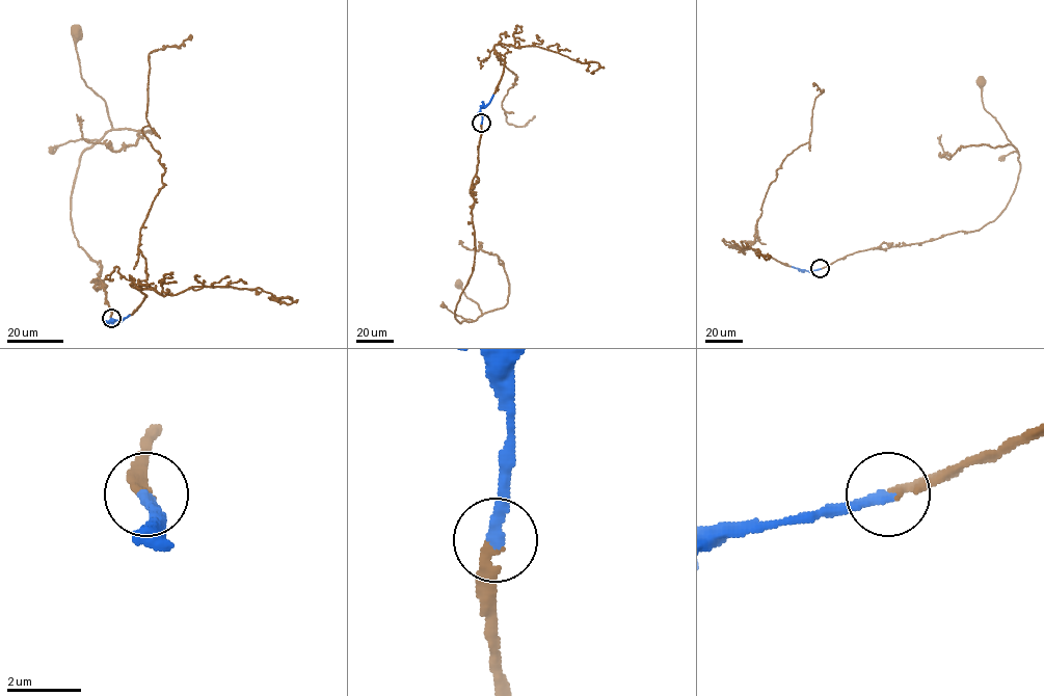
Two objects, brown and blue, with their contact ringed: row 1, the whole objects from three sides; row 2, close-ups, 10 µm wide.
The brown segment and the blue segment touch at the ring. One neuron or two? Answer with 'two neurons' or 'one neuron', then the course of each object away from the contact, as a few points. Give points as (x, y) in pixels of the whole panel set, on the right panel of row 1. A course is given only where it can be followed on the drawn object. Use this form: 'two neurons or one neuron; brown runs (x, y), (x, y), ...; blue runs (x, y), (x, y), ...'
one neuron; brown runs (820, 268), (858, 251), (981, 229), (1000, 213), (1015, 188), (1020, 163), (1018, 152), (984, 108), (981, 81); blue runs (820, 268), (800, 270), (792, 266)

